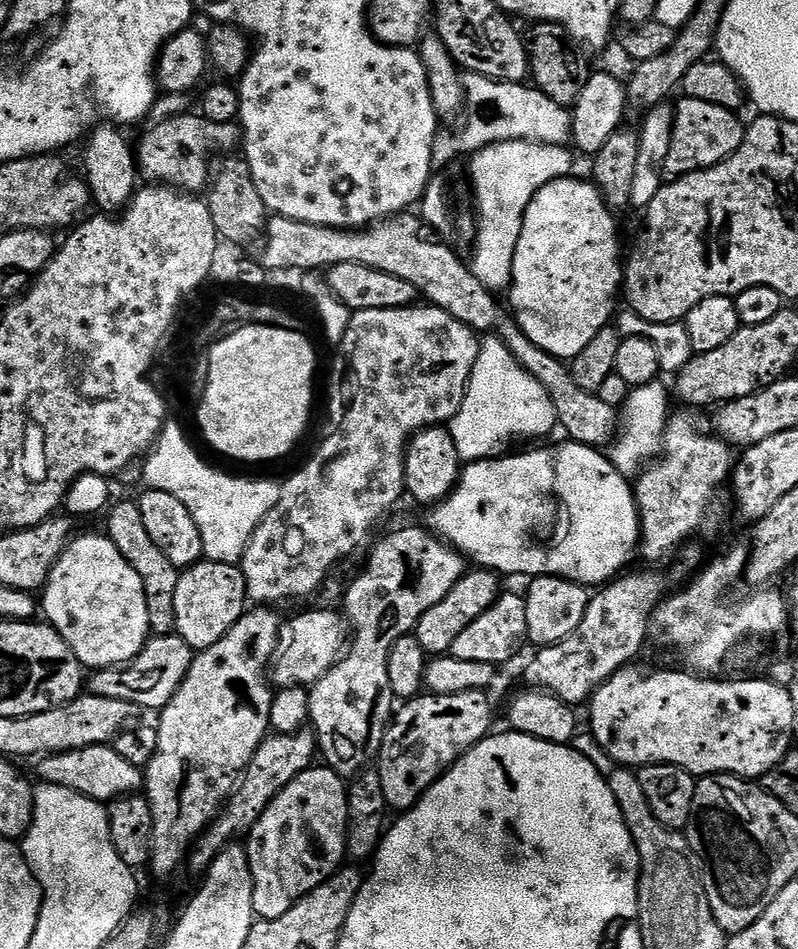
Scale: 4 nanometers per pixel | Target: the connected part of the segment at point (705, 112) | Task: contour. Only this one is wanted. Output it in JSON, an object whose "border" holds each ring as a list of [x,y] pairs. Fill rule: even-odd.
{"border":[[[692,97],[681,101],[674,108],[674,134],[670,138],[670,154],[666,154],[664,163],[664,179],[668,182],[689,176],[692,172],[705,172],[730,158],[738,146],[742,146],[746,131],[745,121],[740,121],[735,111]]]}

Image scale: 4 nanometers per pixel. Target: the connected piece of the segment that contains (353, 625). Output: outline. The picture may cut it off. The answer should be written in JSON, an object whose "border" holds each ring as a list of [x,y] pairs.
{"border":[[[427,527],[400,528],[380,541],[375,541],[376,549],[368,556],[368,565],[360,572],[360,577],[348,588],[344,596],[343,615],[350,628],[350,643],[338,663],[316,684],[311,685],[308,701],[308,719],[316,733],[319,755],[323,763],[345,778],[355,778],[377,759],[388,725],[394,719],[394,697],[390,690],[390,650],[398,638],[411,636],[419,625],[419,620],[432,606],[446,598],[450,590],[464,577],[466,558],[451,544],[440,539]]]}

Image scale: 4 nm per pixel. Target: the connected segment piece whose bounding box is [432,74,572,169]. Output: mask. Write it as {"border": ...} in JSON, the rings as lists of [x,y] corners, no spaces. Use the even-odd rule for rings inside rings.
{"border":[[[471,74],[465,75],[463,81],[466,105],[464,125],[457,136],[437,135],[432,147],[432,163],[437,169],[454,163],[459,156],[468,158],[492,144],[501,144],[507,140],[530,140],[533,144],[561,146],[571,141],[571,111],[565,105],[554,102],[554,98],[546,98],[546,94],[542,94],[539,88],[527,83],[507,84]]]}

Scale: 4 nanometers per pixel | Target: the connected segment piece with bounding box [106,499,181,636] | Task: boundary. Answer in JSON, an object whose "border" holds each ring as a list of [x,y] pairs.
{"border":[[[135,499],[118,500],[107,509],[106,535],[112,539],[114,546],[118,546],[122,558],[126,558],[130,566],[134,566],[134,574],[142,578],[142,586],[146,594],[146,614],[150,614],[151,631],[158,636],[171,636],[176,631],[174,590],[178,590],[181,569],[176,568],[174,562],[170,562],[166,554],[162,554],[162,550],[158,550],[158,545],[155,544],[154,538],[150,538],[146,526],[142,526],[142,510],[139,503]]]}

